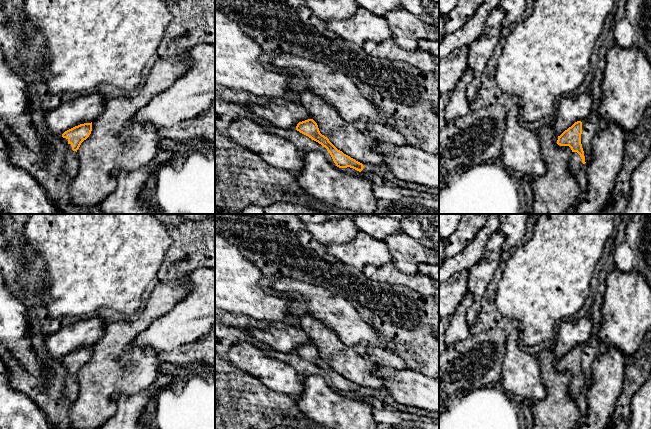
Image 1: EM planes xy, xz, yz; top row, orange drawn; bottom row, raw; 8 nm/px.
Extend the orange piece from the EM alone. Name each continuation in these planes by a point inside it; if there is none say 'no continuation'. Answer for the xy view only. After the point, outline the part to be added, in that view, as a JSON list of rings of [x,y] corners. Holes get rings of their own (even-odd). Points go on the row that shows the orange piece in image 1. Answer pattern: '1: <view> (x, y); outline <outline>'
1: xy (71, 165); outline [[[67,143],[67,153],[64,162],[64,170],[67,175],[74,179],[79,170],[78,153],[72,150],[72,145]]]

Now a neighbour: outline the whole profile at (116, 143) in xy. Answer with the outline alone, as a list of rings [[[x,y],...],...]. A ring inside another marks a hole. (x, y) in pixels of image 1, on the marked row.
[[[188,50],[170,59],[158,59],[136,92],[106,100],[103,112],[92,123],[91,134],[77,150],[79,170],[69,187],[71,200],[67,203],[85,207],[99,205],[117,186],[115,171],[135,171],[155,158],[161,139],[159,129],[152,123],[133,122],[132,119],[155,96],[186,74],[191,64]]]

